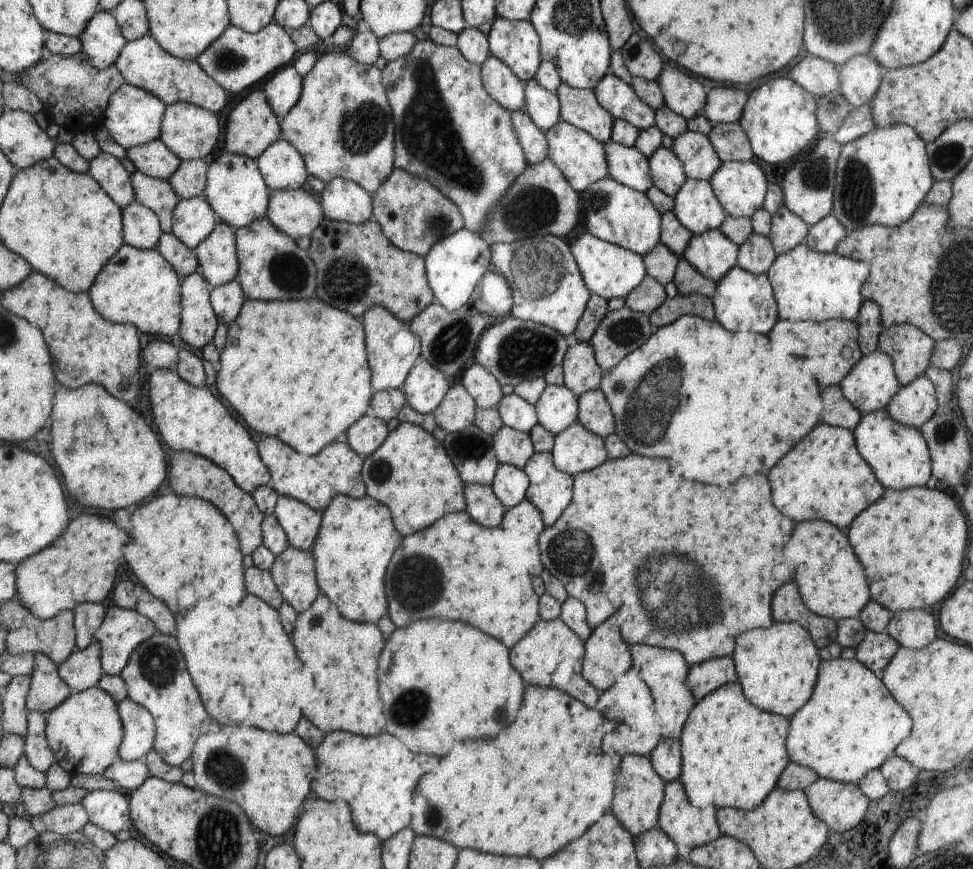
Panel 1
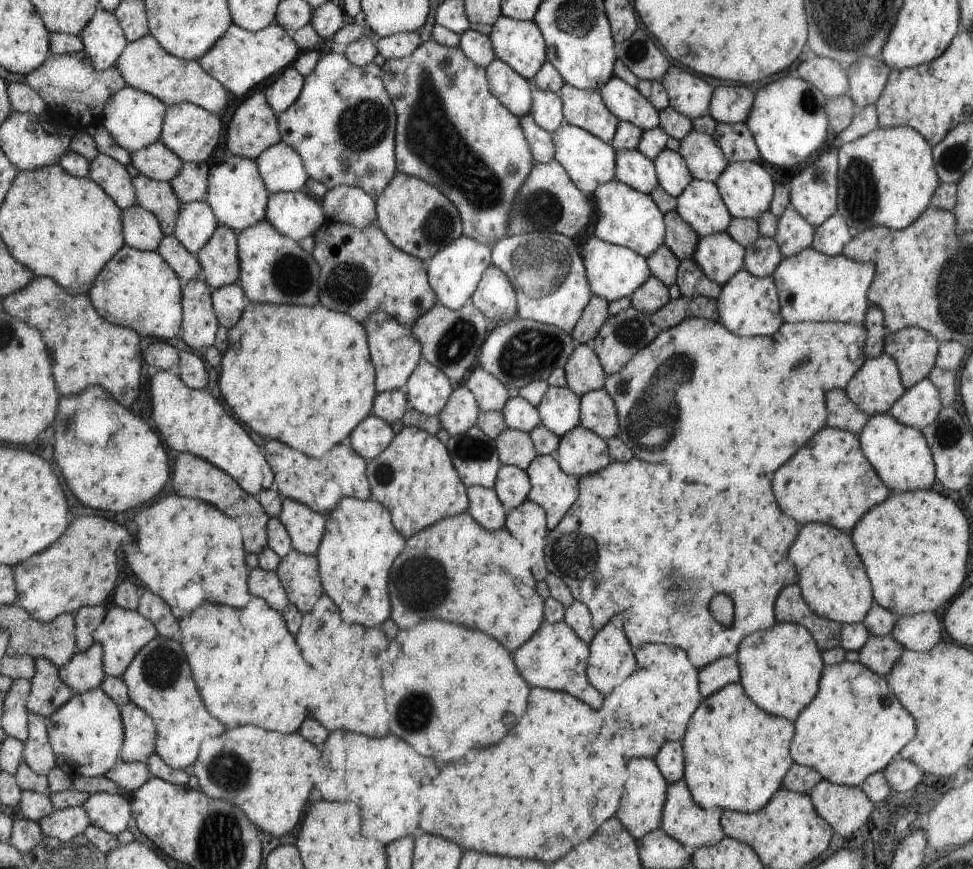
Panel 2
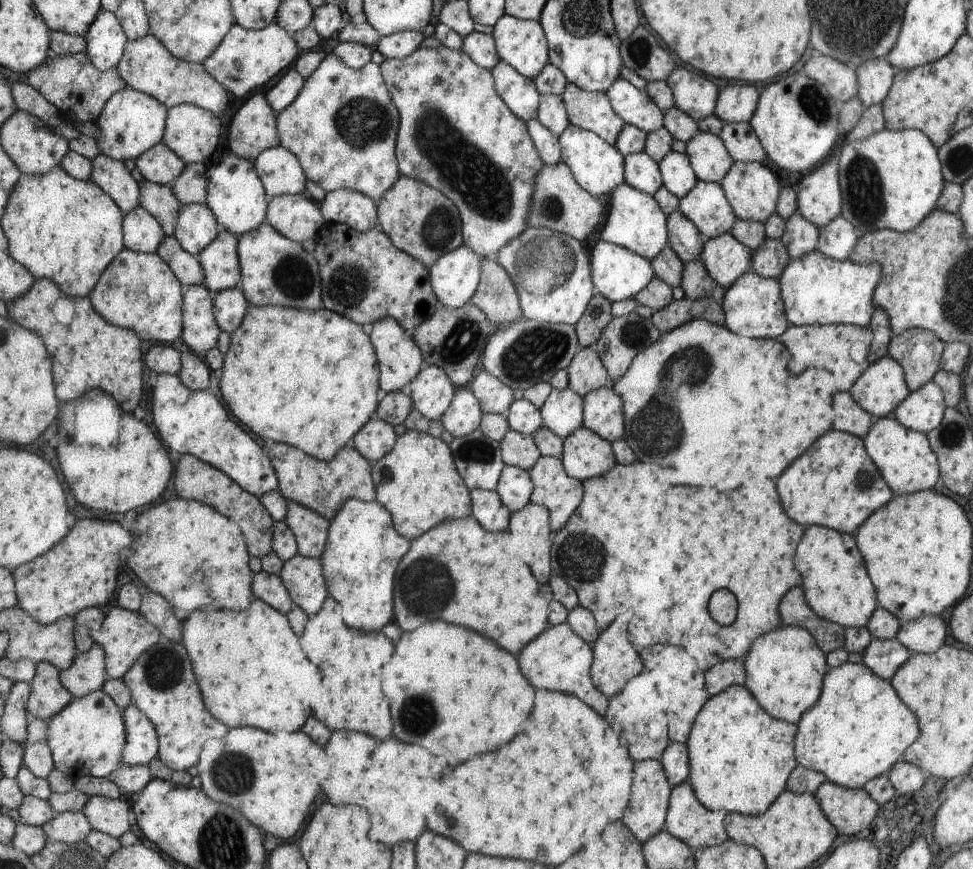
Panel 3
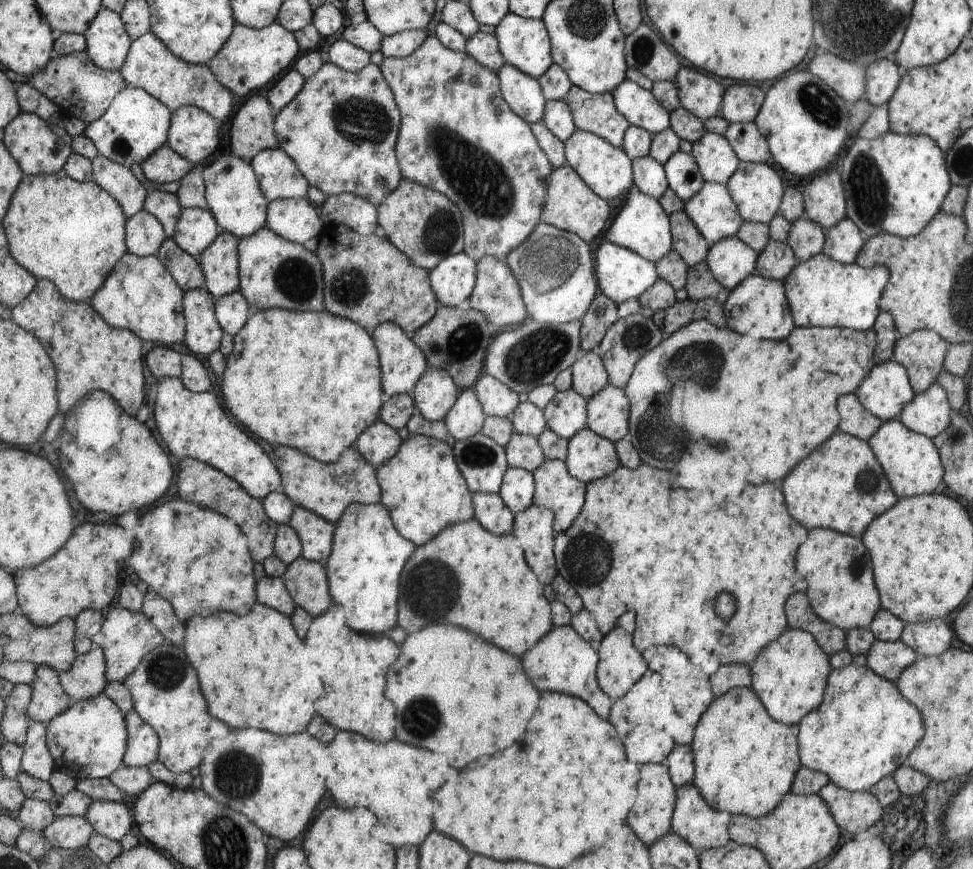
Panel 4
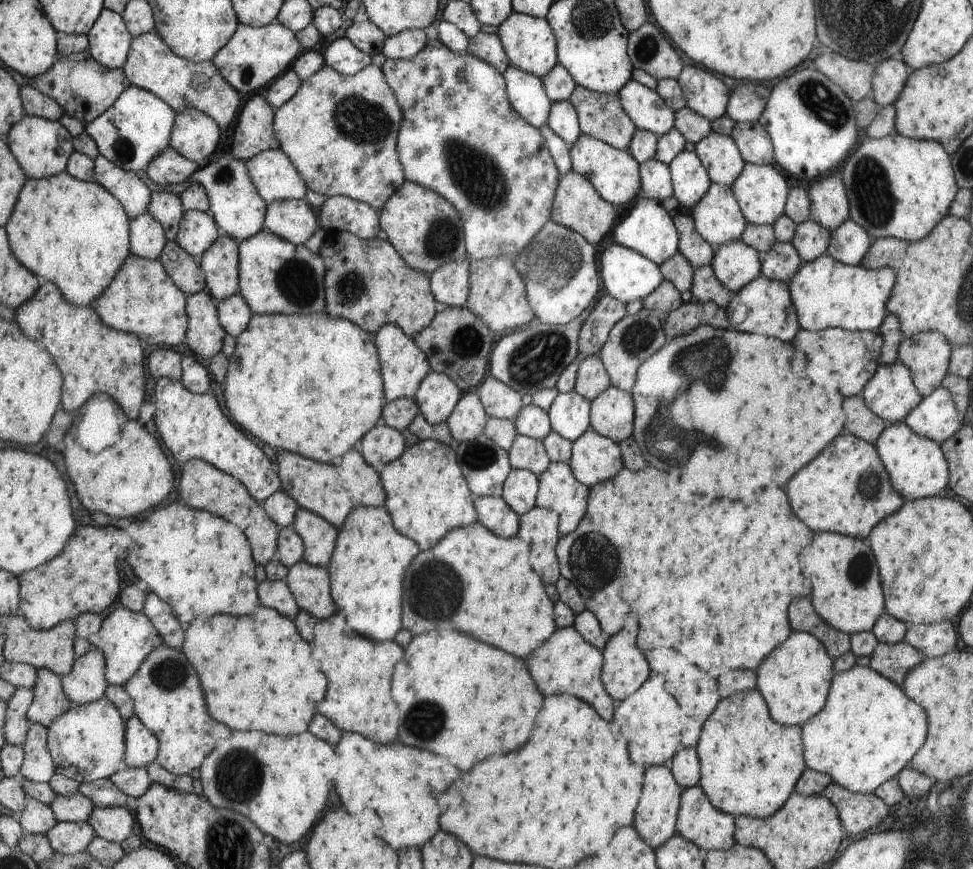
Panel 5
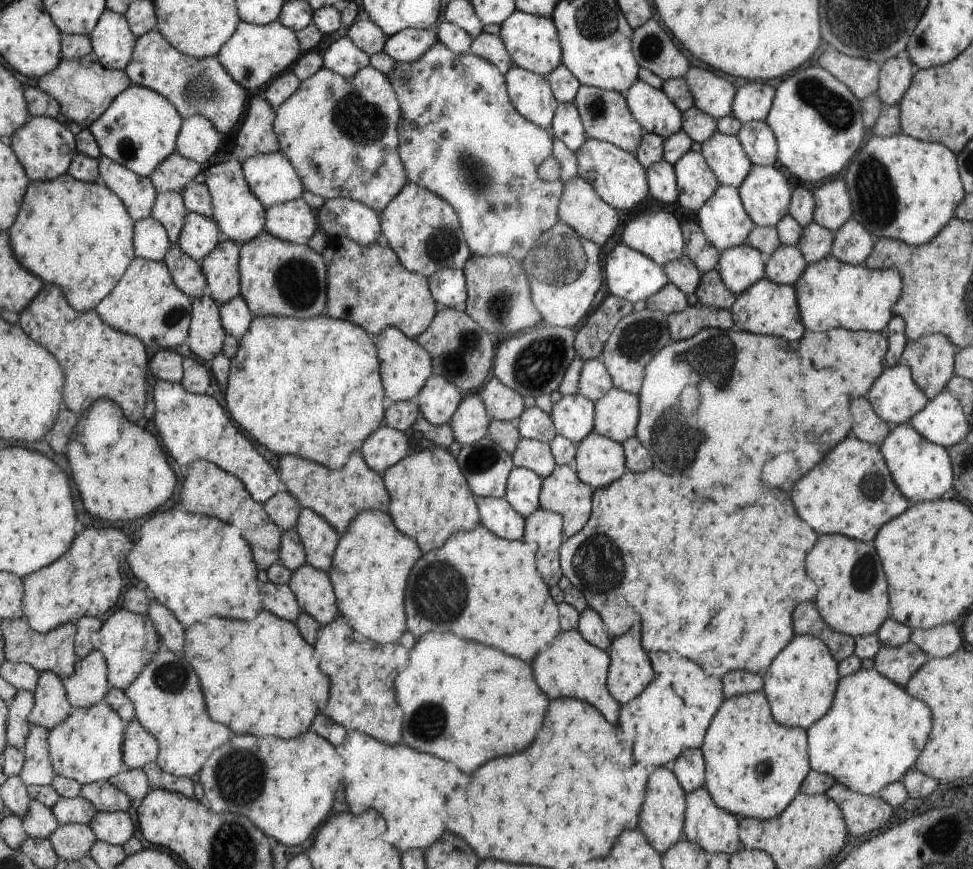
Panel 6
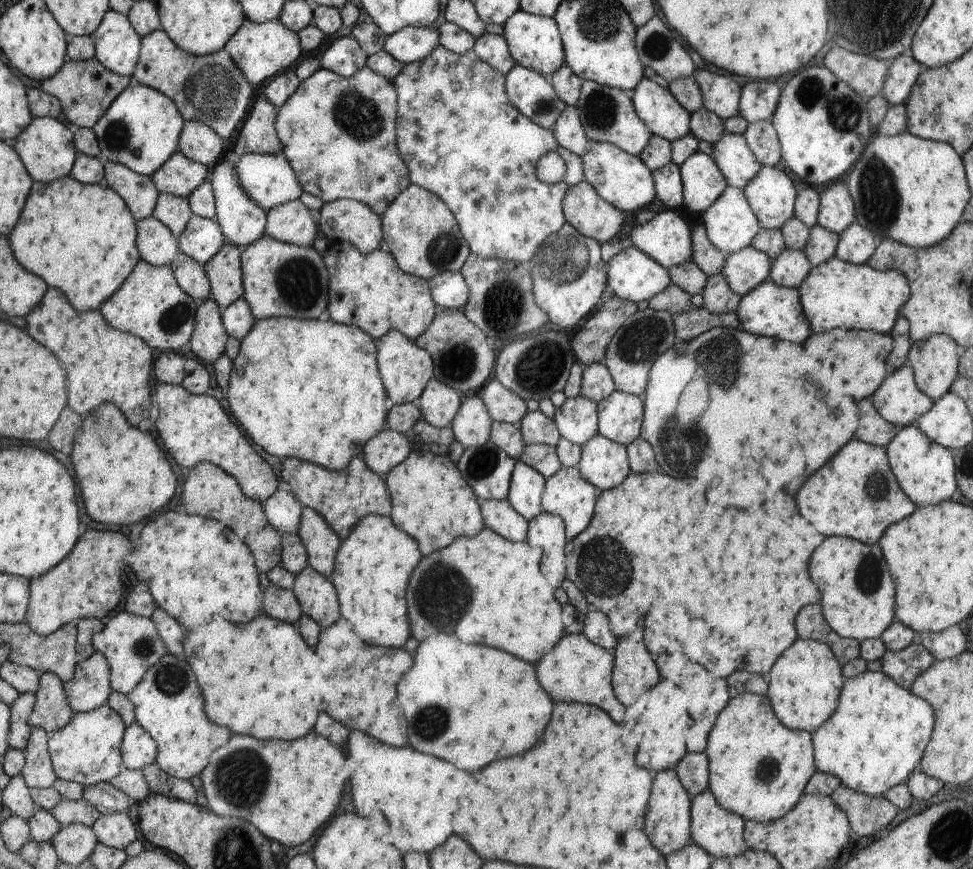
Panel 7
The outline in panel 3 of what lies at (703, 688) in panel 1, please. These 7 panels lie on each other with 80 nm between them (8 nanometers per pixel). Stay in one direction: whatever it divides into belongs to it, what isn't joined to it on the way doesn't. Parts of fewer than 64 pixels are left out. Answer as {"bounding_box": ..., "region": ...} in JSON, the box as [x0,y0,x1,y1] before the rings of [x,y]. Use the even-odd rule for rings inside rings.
{"bounding_box":[703,658,746,697],"region":[[[742,658],[720,661],[703,673],[709,697],[718,694],[722,689],[743,685],[746,678]]]}

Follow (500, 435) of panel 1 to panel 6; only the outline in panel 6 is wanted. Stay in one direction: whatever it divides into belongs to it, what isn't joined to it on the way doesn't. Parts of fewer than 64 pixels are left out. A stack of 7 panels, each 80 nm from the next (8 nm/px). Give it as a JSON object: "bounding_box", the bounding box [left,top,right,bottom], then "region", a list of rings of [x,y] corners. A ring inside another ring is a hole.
{"bounding_box":[512,438,558,479],"region":[[[521,438],[512,454],[513,466],[524,467],[541,475],[543,479],[558,465],[549,443],[534,439]]]}

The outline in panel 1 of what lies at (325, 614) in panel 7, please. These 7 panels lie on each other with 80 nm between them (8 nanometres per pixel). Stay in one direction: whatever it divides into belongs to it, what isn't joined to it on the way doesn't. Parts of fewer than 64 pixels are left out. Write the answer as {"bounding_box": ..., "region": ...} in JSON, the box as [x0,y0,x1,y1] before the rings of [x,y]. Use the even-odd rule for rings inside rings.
{"bounding_box":[270,545,322,613],"region":[[[288,545],[287,549],[275,558],[270,572],[272,572],[273,581],[281,591],[282,598],[297,613],[308,610],[322,593],[317,583],[316,559],[310,549],[300,550],[298,547]]]}

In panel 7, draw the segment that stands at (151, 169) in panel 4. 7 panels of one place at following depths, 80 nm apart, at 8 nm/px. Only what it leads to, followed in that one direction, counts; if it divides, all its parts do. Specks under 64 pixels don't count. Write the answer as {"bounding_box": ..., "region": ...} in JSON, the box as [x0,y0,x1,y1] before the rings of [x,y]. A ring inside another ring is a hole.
{"bounding_box":[150,150,209,198],"region":[[[179,150],[150,178],[160,193],[187,198],[202,181],[208,180],[209,168],[186,158]]]}

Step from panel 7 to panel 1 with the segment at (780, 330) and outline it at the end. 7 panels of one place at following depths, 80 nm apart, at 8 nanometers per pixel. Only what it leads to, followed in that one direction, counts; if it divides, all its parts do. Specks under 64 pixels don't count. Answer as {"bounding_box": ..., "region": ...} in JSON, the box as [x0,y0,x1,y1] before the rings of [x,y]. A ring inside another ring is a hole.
{"bounding_box":[712,265,778,334],"region":[[[736,265],[726,274],[723,274],[722,278],[719,278],[712,300],[715,320],[730,332],[742,330],[742,332],[768,334],[768,330],[772,330],[772,326],[778,320],[773,288],[766,273],[757,275]]]}

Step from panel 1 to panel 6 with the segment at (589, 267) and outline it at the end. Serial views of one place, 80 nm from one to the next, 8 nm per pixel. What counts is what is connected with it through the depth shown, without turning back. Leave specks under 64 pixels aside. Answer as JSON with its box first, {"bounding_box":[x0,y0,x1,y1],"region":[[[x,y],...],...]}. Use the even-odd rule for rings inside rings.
{"bounding_box":[605,244,669,303],"region":[[[624,244],[617,245],[606,256],[605,279],[607,288],[605,294],[626,299],[631,303],[652,297],[653,294],[656,294],[669,282],[665,269],[659,263],[654,262],[654,259]]]}

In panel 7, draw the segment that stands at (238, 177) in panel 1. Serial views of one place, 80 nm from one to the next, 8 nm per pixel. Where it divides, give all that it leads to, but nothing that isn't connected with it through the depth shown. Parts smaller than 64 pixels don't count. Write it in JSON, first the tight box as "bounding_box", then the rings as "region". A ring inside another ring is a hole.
{"bounding_box":[208,158,268,248],"region":[[[230,158],[213,166],[209,169],[208,176],[215,196],[215,220],[221,225],[226,240],[236,246],[246,248],[264,237],[268,212],[258,202],[250,198],[250,194],[239,183],[235,159]]]}

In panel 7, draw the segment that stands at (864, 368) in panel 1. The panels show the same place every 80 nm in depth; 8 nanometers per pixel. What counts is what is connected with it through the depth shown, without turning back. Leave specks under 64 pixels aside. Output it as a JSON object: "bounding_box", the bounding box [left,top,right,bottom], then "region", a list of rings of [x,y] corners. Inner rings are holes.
{"bounding_box":[871,365,934,428],"region":[[[908,365],[888,373],[871,399],[878,414],[898,428],[914,424],[934,402],[917,387]]]}

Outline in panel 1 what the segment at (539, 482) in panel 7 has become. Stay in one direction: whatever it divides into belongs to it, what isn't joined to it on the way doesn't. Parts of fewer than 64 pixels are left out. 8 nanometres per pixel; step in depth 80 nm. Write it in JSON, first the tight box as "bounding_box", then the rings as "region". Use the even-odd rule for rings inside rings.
{"bounding_box":[489,463,529,509],"region":[[[500,463],[500,468],[489,485],[493,487],[494,494],[509,509],[526,499],[529,475],[517,466]]]}

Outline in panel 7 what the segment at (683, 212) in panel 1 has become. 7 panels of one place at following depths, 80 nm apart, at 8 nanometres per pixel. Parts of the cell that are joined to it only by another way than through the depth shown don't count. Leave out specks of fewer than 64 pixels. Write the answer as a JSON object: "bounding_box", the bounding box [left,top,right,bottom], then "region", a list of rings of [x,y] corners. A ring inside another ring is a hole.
{"bounding_box":[701,187,761,255],"region":[[[726,187],[722,194],[701,215],[701,224],[705,226],[708,240],[728,255],[748,246],[755,234],[758,234],[761,229],[760,221],[750,208],[746,195],[743,190],[736,187]]]}

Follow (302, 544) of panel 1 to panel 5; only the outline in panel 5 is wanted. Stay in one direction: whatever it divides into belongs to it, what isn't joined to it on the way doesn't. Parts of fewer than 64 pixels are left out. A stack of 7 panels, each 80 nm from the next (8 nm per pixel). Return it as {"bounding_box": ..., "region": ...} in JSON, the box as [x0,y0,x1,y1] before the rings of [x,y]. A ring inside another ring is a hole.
{"bounding_box":[293,507,338,567],"region":[[[299,507],[293,525],[304,545],[303,560],[319,567],[328,566],[337,548],[338,528],[314,511]]]}

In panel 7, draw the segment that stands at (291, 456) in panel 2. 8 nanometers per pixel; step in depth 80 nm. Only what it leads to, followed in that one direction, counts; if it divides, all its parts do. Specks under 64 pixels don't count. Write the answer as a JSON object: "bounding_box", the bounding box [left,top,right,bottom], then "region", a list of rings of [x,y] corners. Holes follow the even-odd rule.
{"bounding_box":[282,456,393,540],"region":[[[362,456],[354,457],[349,465],[339,471],[331,471],[323,466],[318,466],[316,463],[308,461],[302,462],[297,458],[287,458],[282,460],[282,480],[286,484],[290,483],[291,492],[300,501],[301,505],[310,507],[312,510],[318,511],[318,514],[325,518],[325,521],[329,523],[333,530],[344,540],[353,530],[353,526],[369,514],[386,515],[392,512],[393,501],[392,496],[389,494],[389,489],[386,486],[383,476],[375,472],[366,462]]]}

